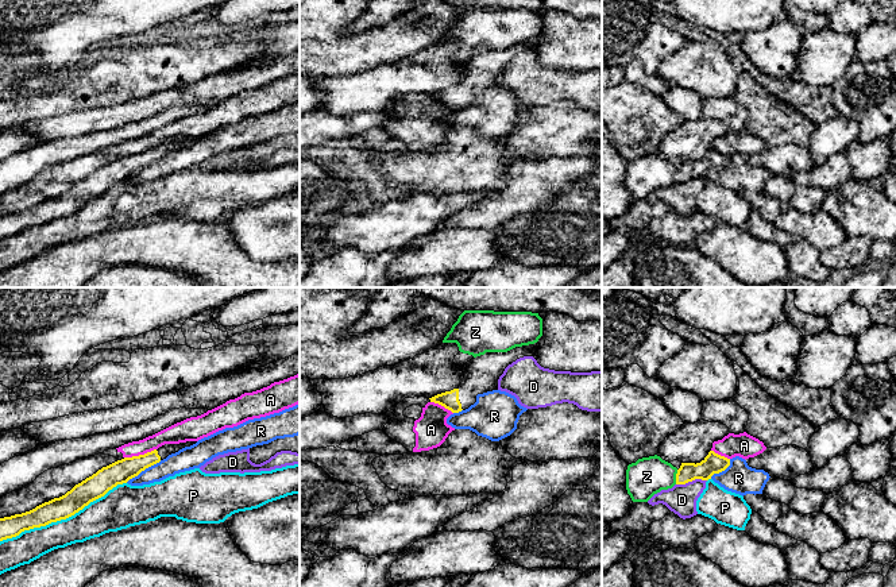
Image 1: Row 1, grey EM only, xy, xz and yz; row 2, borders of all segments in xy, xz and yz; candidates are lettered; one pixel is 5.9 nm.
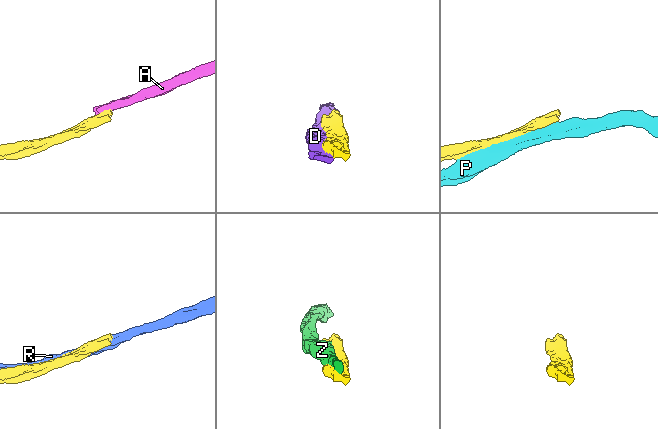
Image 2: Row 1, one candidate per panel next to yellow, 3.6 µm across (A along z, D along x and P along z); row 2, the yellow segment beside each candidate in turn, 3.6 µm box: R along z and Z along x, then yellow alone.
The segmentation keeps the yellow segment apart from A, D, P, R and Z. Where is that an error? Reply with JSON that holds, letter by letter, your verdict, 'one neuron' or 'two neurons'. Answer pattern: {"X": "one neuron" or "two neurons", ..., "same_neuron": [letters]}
{"A": "two neurons", "D": "two neurons", "P": "two neurons", "R": "two neurons", "Z": "two neurons", "same_neuron": []}

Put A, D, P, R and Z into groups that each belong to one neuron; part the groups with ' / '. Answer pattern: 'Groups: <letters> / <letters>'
Groups: A / D / P / R / Z

